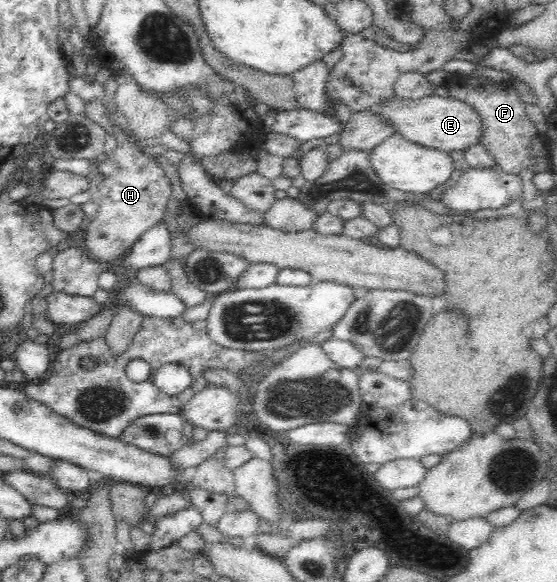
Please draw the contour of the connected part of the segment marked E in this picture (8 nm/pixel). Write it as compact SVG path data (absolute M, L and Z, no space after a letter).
M432 95L416 100L393 97L386 102L380 102L378 107L376 111L388 117L390 123L396 125L396 132L402 133L409 141L449 153L454 150L465 151L474 144L480 144L484 132L488 129L474 105L454 97Z

